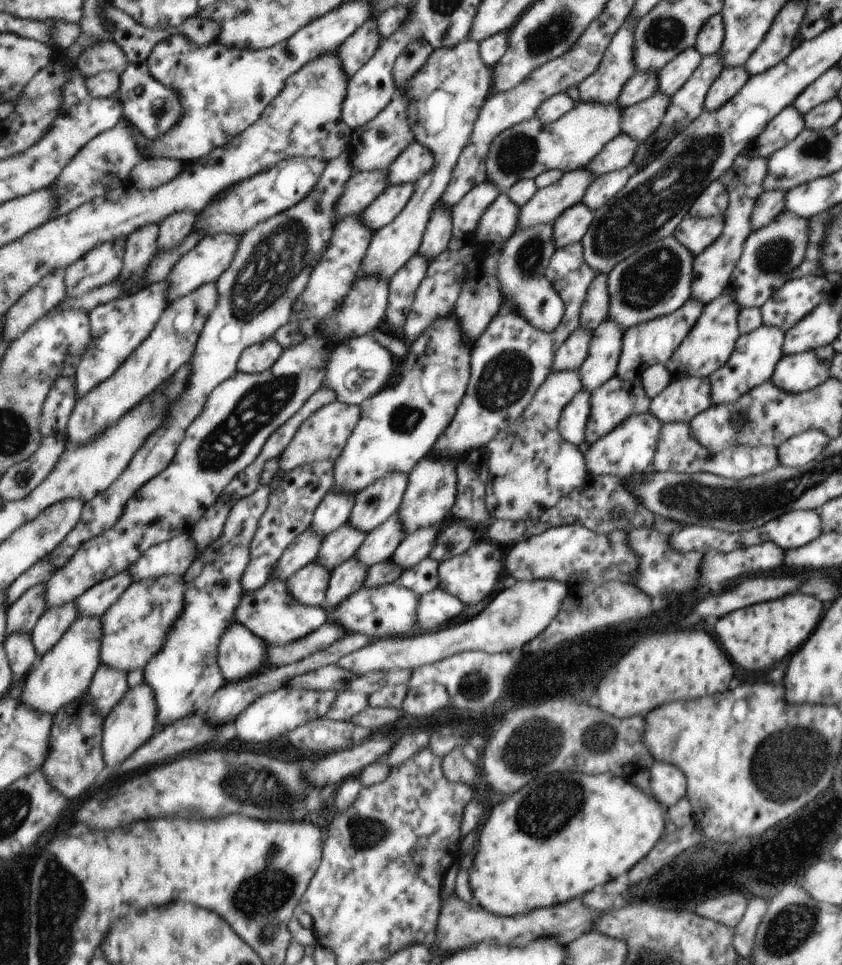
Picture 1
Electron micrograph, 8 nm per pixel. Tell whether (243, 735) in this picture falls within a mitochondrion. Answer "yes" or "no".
no

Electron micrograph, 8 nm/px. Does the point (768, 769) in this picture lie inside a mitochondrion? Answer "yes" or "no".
yes

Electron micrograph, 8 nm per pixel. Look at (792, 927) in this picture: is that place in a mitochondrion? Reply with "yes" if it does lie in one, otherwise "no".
yes

